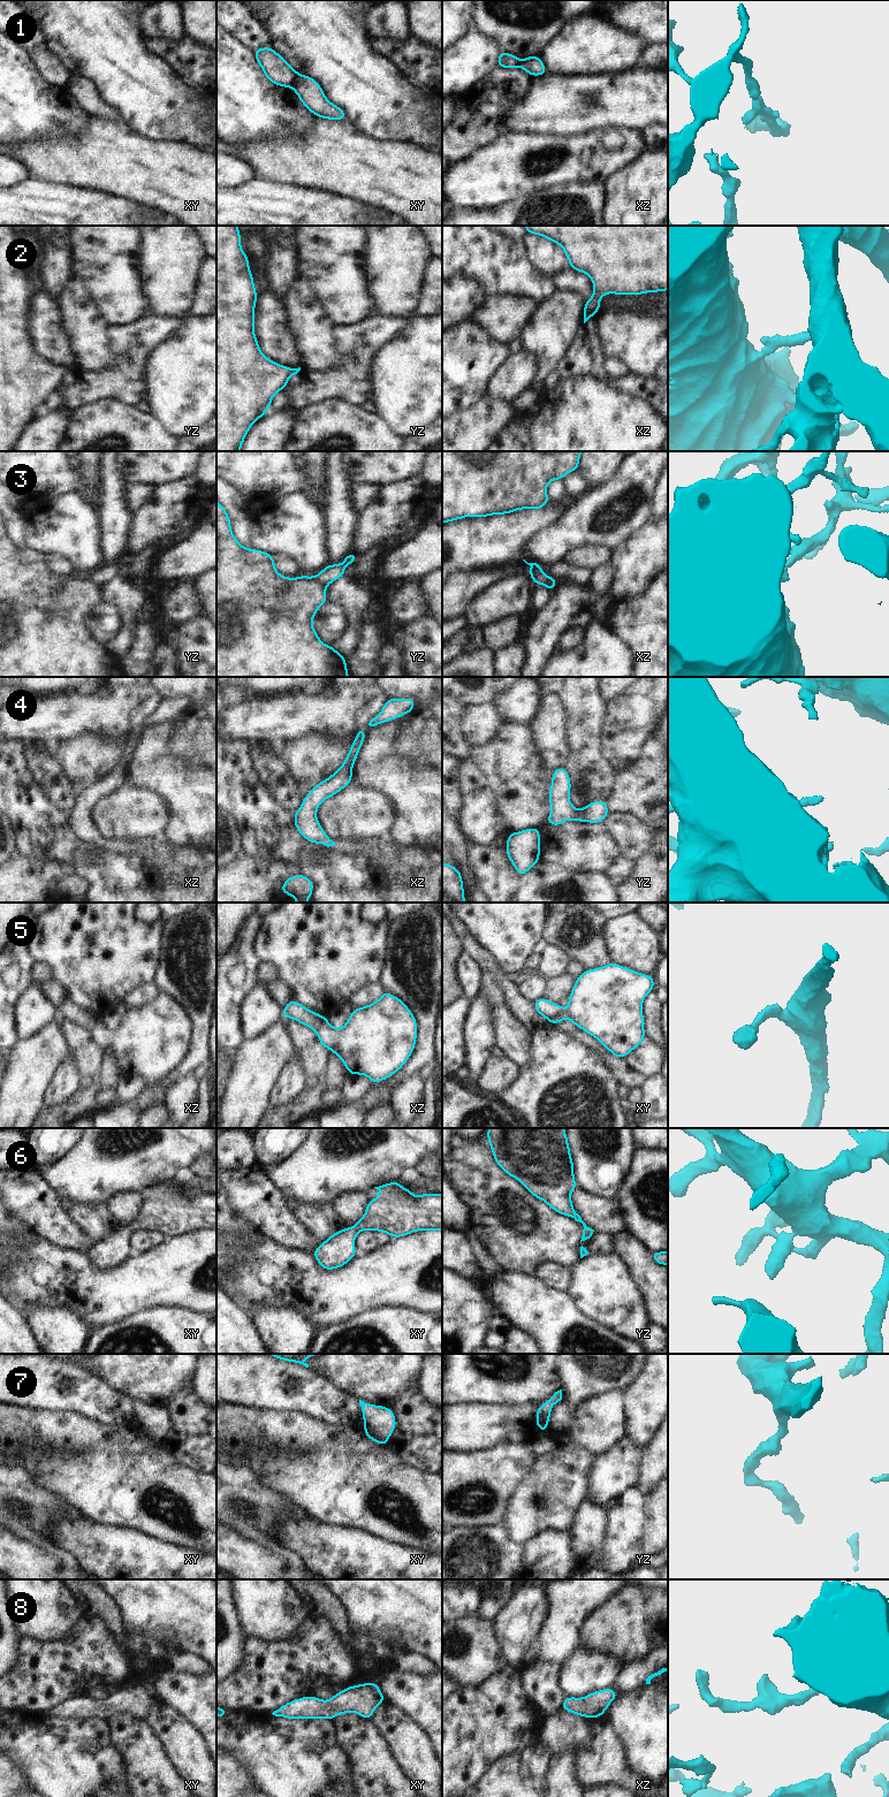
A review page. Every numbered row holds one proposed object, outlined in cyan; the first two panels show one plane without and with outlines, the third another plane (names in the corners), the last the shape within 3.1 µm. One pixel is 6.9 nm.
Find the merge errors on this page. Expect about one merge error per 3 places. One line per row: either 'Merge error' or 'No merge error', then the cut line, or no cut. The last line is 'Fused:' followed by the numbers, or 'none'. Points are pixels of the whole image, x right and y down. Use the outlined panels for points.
1: Merge error. Split along xy (299, 75), (290, 86)
2: No merge error. No split
3: No merge error. No split
4: No merge error. No split
5: No merge error. No split
6: No merge error. No split
7: No merge error. No split
8: No merge error. No split
Fused: 1.

